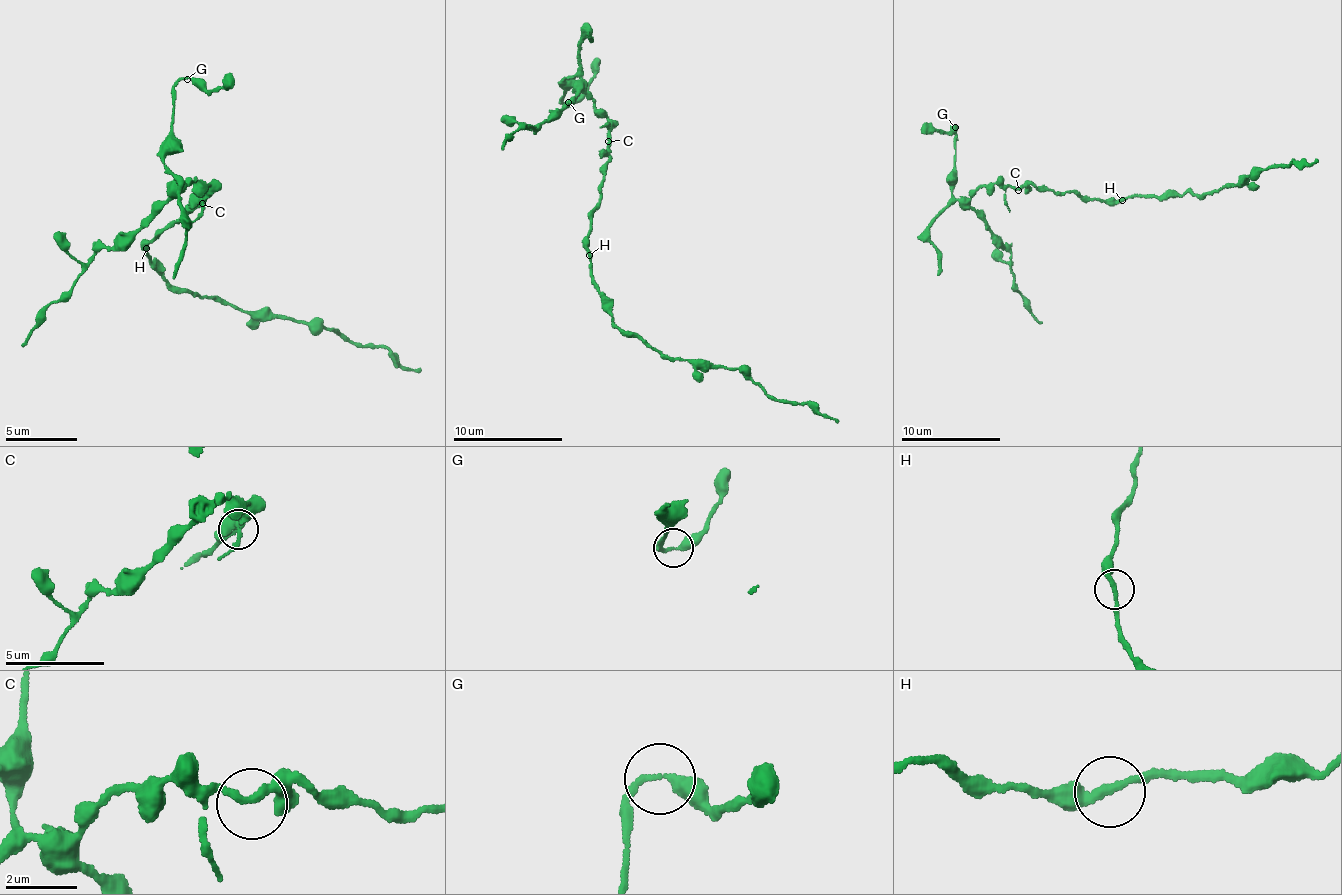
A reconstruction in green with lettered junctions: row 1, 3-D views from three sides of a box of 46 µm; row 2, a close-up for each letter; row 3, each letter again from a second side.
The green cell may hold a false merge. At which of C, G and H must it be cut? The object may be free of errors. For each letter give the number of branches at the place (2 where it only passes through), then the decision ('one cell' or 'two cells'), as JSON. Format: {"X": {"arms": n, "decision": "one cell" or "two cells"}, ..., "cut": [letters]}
{"C": {"arms": 2, "decision": "one cell"}, "G": {"arms": 2, "decision": "one cell"}, "H": {"arms": 2, "decision": "one cell"}, "cut": []}

